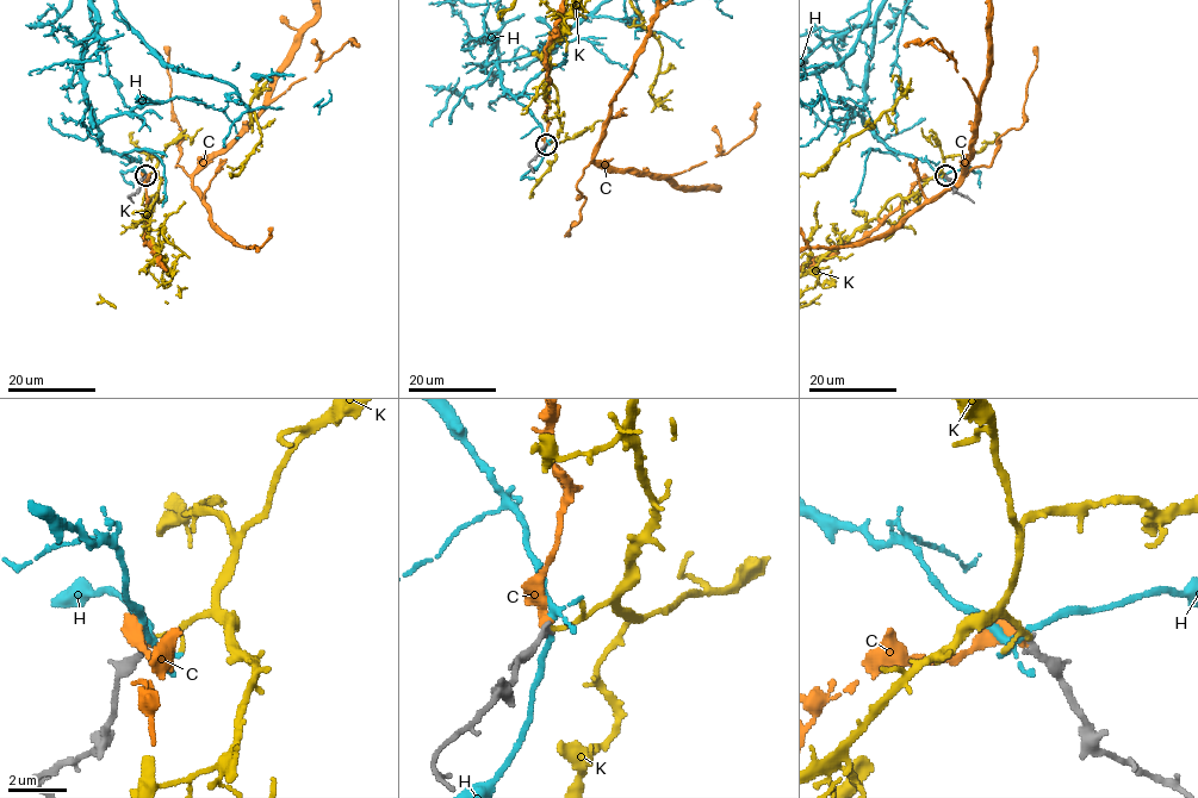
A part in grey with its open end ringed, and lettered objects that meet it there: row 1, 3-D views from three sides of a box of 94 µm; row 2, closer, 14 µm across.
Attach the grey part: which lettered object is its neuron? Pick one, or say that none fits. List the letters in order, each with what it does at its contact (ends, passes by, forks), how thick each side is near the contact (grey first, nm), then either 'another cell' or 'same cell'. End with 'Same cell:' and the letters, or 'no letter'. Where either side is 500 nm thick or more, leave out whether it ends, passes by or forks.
C: it ends; calibres 220 and 360 nm; another cell
H: it forks; calibres 200 and 180 nm; another cell
K: it ends; calibres 200 and 130 nm; same cell
Same cell: K

